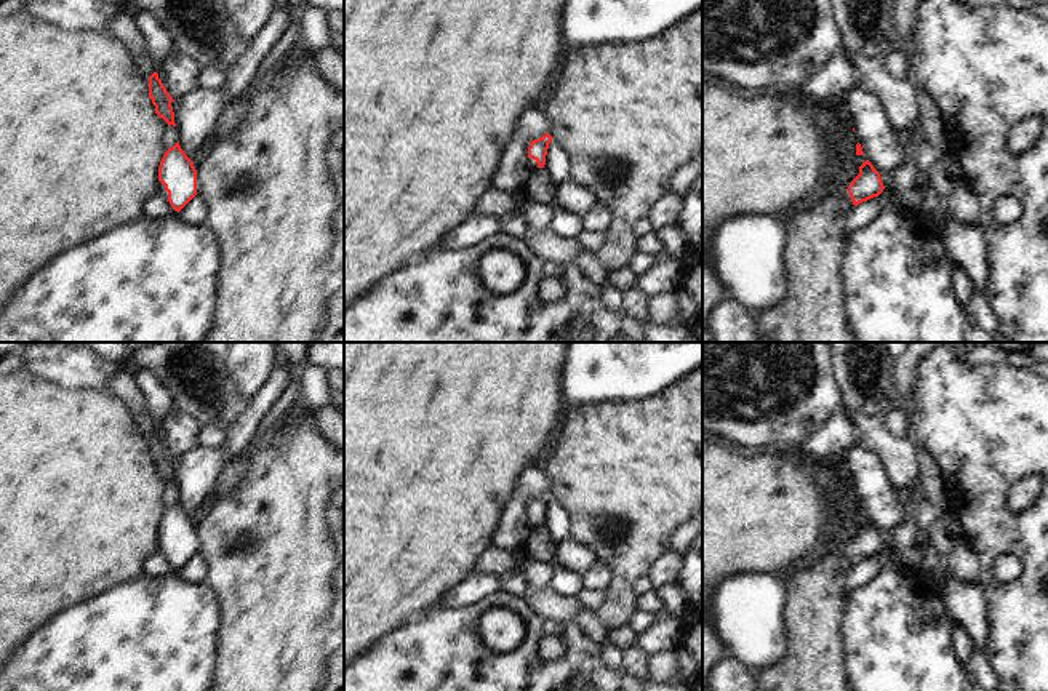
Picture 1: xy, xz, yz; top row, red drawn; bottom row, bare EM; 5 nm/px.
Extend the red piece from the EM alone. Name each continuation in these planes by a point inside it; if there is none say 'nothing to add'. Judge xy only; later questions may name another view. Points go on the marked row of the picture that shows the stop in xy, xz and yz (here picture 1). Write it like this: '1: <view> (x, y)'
1: xy (151, 280)

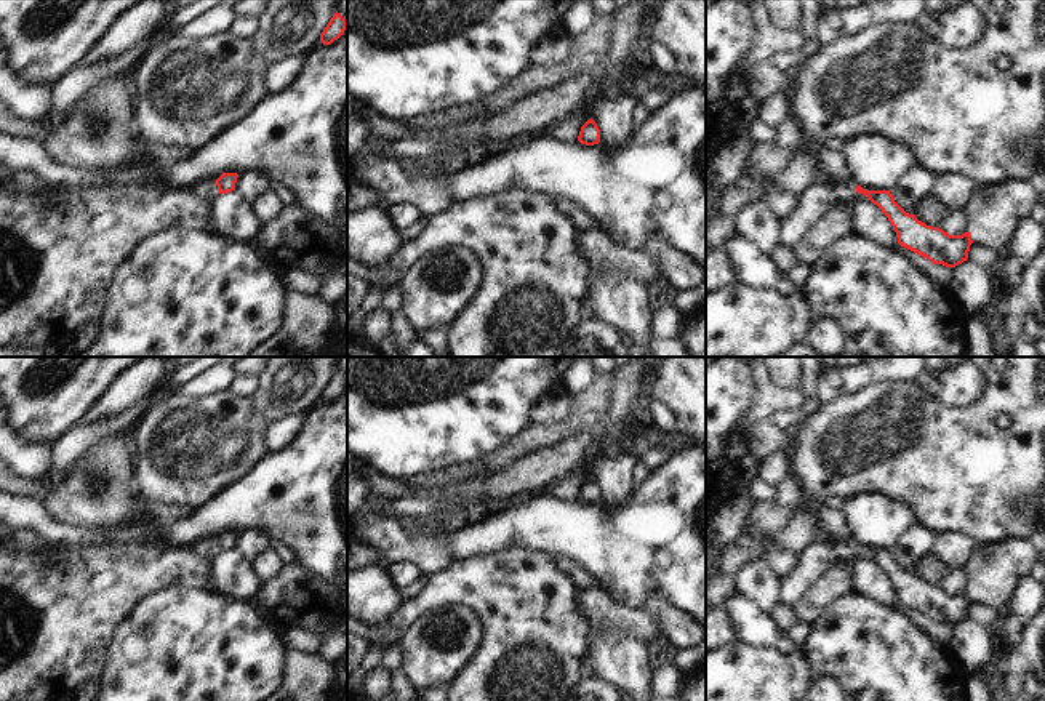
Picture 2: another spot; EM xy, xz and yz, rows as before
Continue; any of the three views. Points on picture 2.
nothing to add

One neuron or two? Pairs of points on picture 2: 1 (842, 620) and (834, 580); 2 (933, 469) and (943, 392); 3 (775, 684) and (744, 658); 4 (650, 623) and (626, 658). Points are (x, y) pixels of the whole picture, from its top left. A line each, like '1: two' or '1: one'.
1: two
2: two
3: one
4: two

